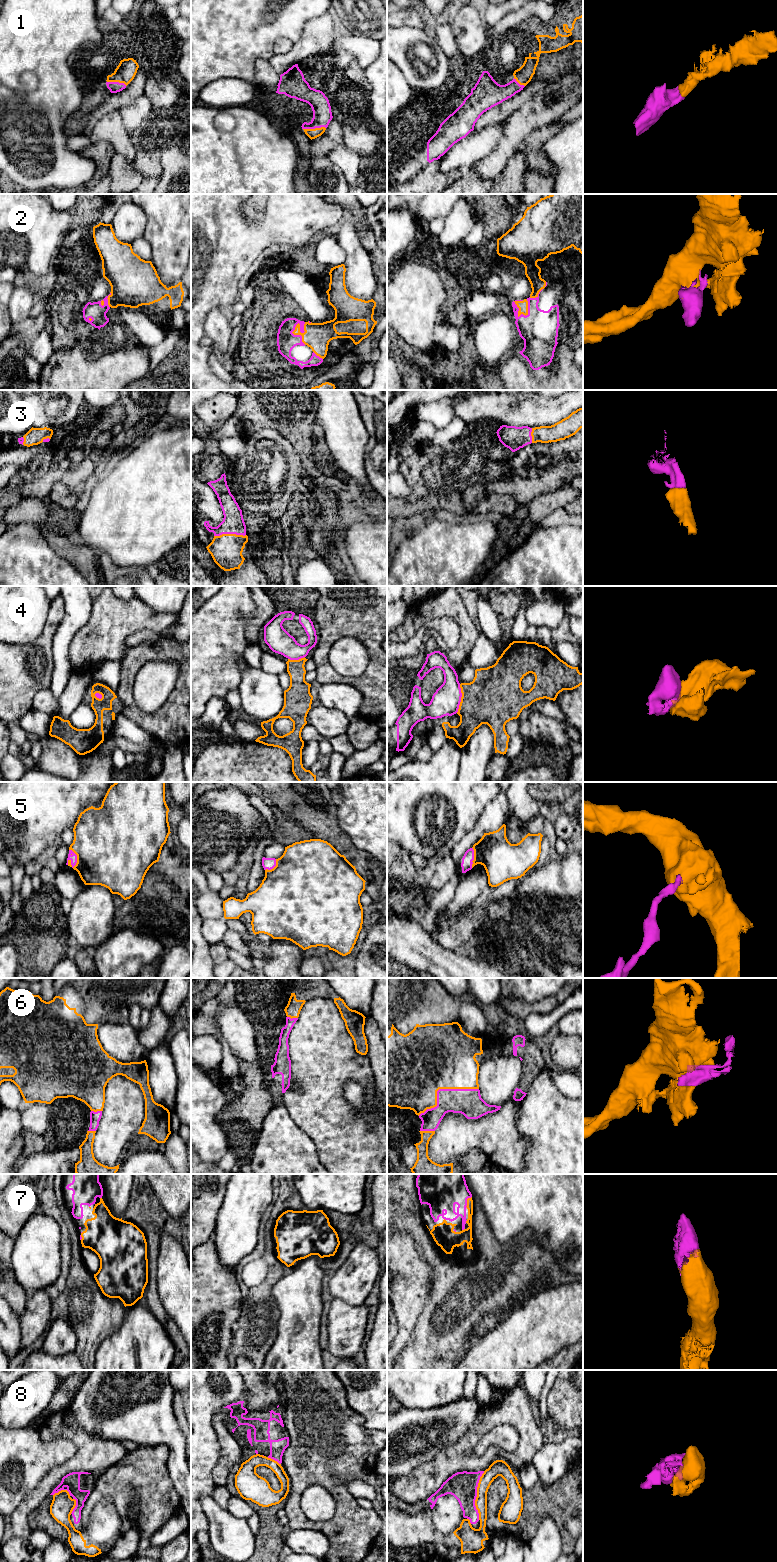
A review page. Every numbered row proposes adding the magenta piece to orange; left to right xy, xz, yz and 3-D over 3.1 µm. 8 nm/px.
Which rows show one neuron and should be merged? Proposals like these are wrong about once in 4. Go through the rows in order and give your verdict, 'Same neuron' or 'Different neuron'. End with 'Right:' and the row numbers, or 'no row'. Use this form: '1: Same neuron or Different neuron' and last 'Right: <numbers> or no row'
1: Same neuron
2: Same neuron
3: Same neuron
4: Different neuron
5: Same neuron
6: Same neuron
7: Same neuron
8: Different neuron
Right: 1, 2, 3, 5, 6, 7

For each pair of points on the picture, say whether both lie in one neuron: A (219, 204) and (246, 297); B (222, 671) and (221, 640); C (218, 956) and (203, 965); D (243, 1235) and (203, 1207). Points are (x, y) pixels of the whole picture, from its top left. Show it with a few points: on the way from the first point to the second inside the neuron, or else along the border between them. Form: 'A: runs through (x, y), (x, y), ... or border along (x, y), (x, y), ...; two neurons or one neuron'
A: border along (251, 271), (241, 283), (238, 299); two neurons
B: runs through (220, 663), (220, 648); one neuron
C: border along (209, 946), (209, 954), (215, 964); two neurons
D: border along (225, 1194), (216, 1217), (215, 1230), (212, 1234); two neurons

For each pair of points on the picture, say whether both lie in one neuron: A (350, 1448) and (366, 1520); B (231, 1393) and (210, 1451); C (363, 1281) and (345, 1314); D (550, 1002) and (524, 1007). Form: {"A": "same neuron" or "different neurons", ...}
{"A": "same neuron", "B": "same neuron", "C": "different neurons", "D": "same neuron"}

